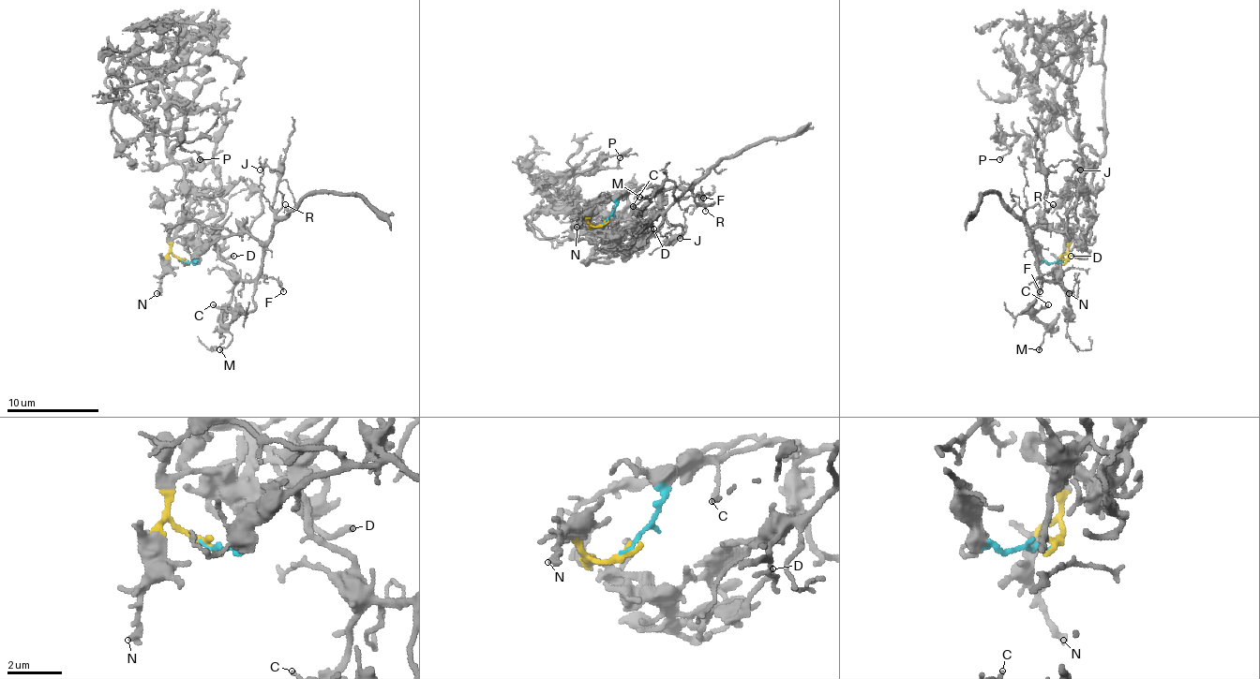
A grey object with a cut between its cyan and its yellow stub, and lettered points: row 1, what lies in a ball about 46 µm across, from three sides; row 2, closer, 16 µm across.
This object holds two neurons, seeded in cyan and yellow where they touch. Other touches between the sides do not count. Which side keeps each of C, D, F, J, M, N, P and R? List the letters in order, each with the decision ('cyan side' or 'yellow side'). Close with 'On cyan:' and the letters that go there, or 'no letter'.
C: cyan side
D: yellow side
F: cyan side
J: cyan side
M: cyan side
N: yellow side
P: yellow side
R: cyan side
On cyan: C, F, J, M, R

